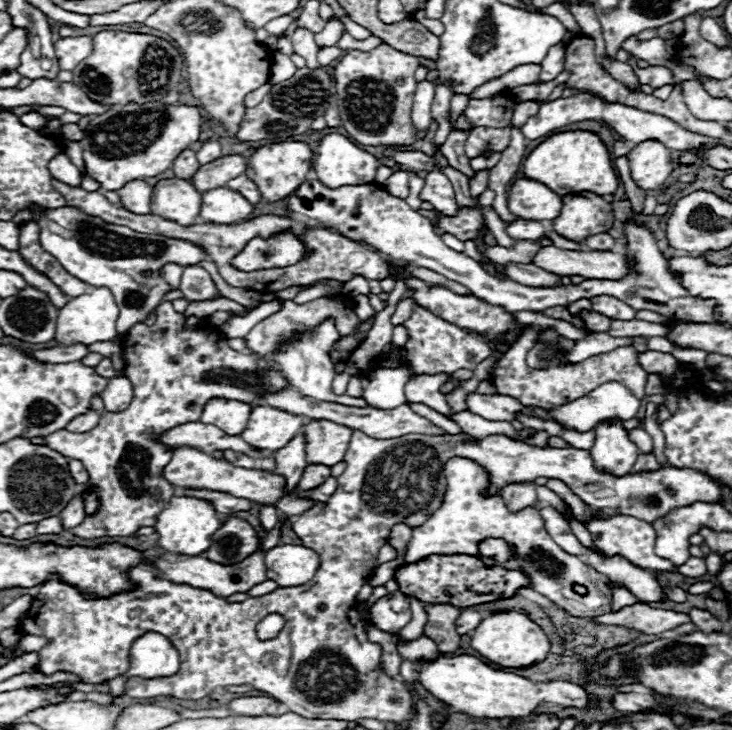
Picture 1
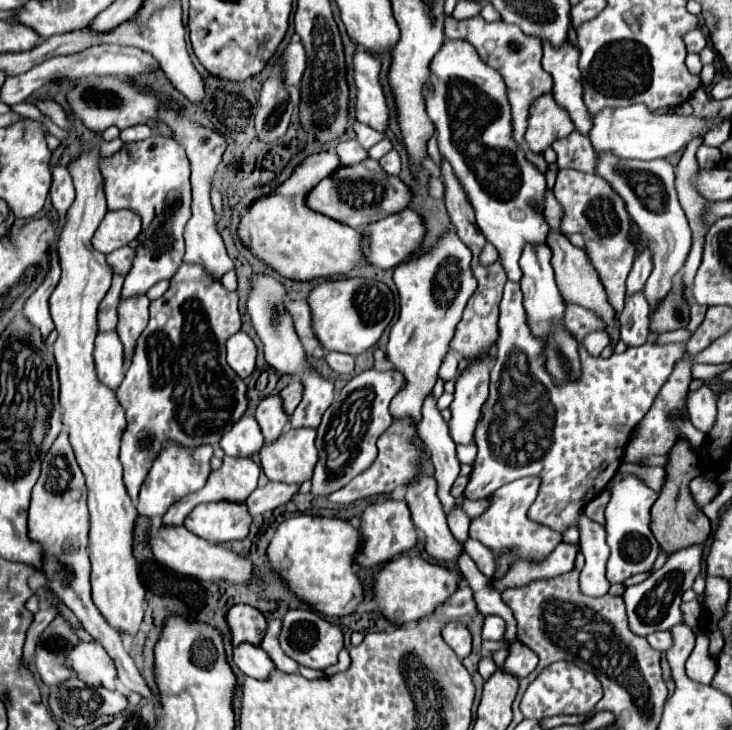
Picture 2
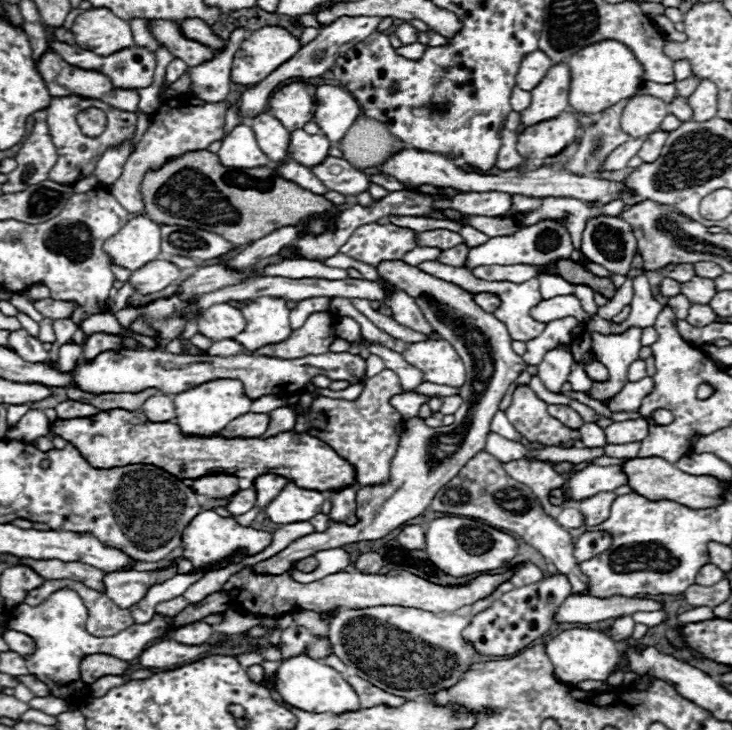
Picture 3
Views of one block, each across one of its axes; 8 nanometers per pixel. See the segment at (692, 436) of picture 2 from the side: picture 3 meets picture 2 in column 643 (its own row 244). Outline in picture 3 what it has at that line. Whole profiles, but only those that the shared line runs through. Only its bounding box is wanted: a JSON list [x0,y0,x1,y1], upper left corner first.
[418,230,462,250]

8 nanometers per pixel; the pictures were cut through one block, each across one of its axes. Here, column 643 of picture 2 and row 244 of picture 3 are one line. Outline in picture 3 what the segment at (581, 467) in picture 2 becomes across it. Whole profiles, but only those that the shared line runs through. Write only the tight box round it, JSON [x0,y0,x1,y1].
[340,224,416,266]

